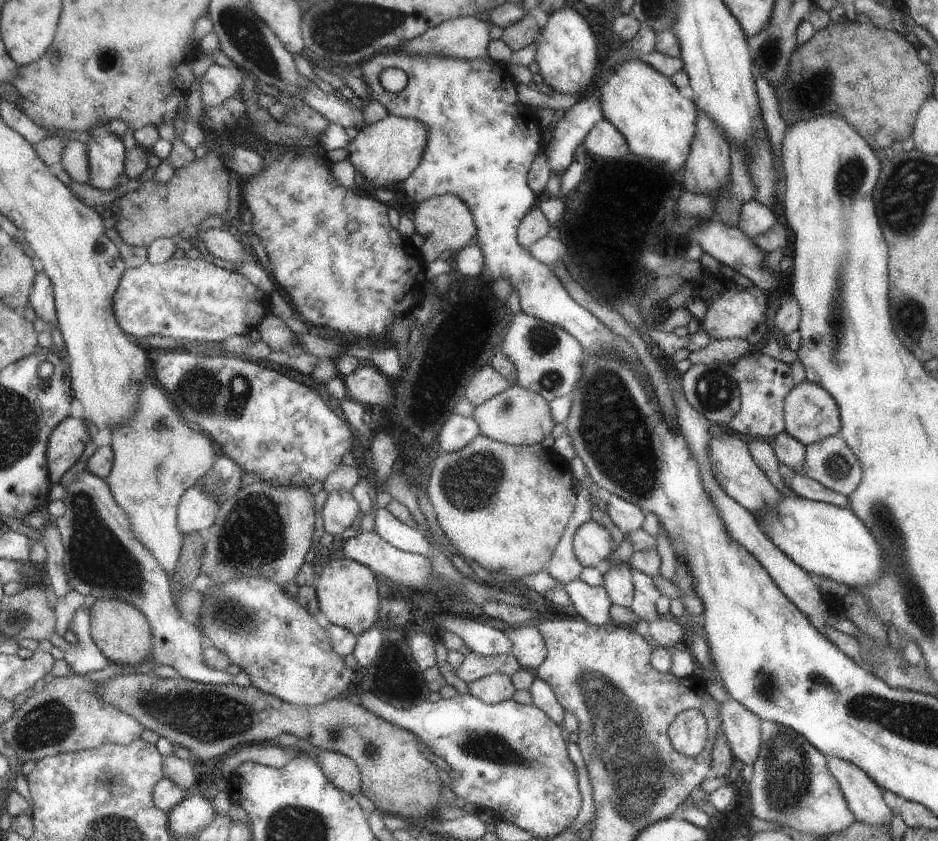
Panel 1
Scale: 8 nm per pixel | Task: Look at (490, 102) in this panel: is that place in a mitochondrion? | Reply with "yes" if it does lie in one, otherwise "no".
no

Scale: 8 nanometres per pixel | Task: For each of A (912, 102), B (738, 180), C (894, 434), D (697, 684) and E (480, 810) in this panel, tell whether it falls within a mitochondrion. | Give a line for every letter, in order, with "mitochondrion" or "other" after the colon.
A: other
B: mitochondrion
C: other
D: other
E: other

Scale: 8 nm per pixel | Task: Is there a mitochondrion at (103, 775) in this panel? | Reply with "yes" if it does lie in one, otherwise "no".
yes

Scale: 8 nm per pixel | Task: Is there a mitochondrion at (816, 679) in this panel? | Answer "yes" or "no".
no

